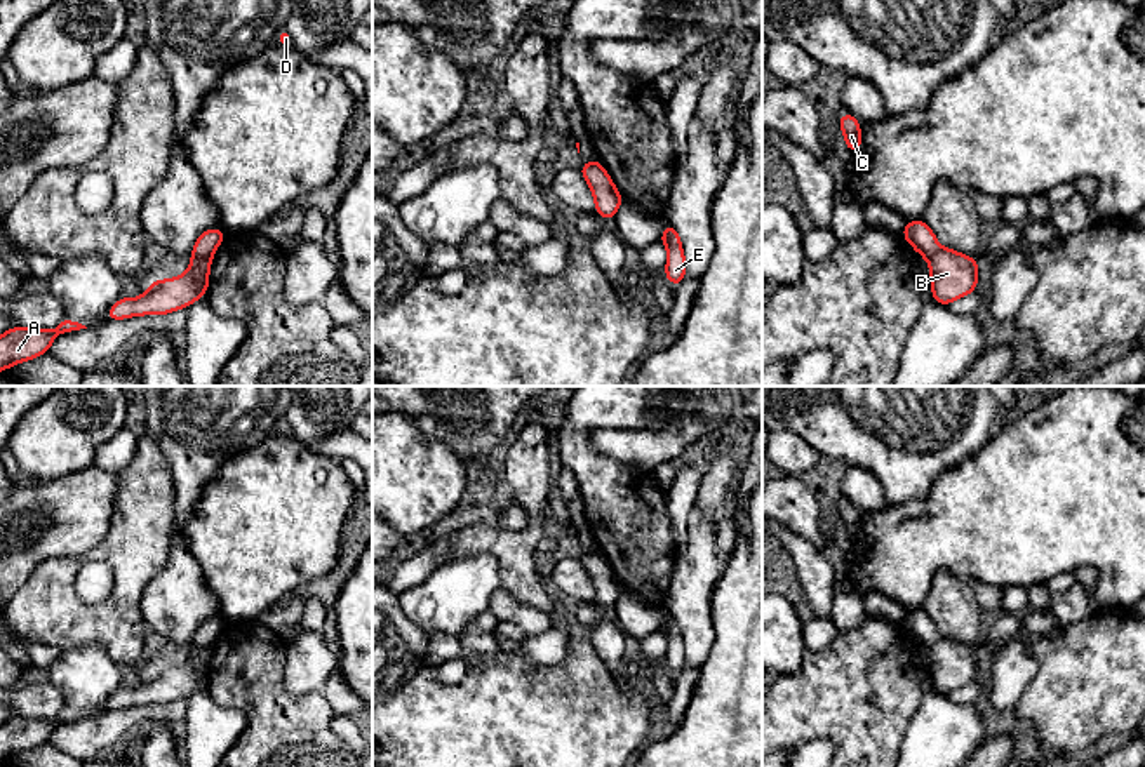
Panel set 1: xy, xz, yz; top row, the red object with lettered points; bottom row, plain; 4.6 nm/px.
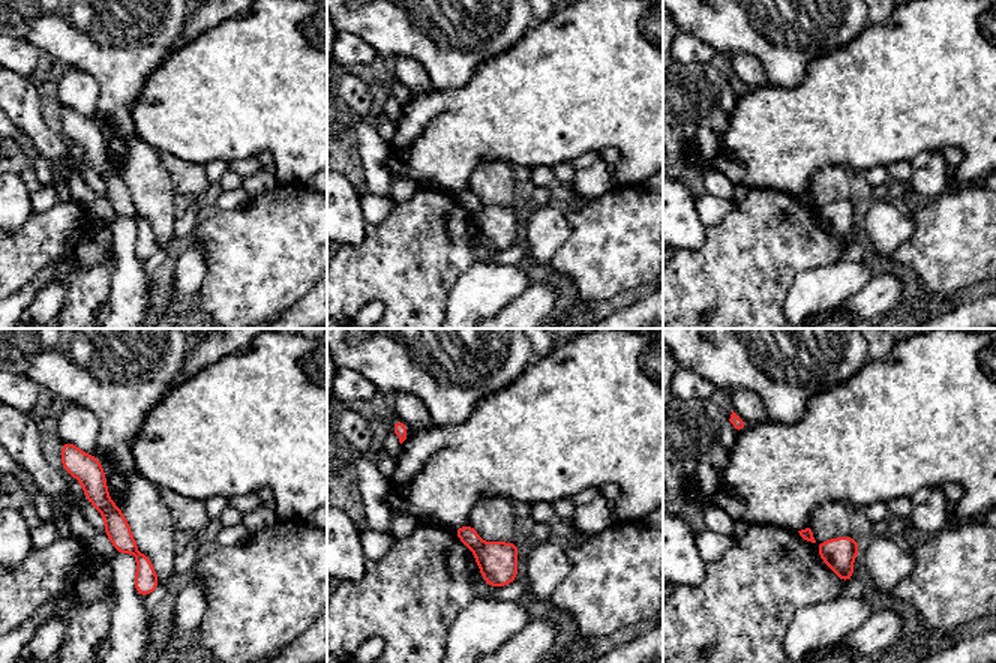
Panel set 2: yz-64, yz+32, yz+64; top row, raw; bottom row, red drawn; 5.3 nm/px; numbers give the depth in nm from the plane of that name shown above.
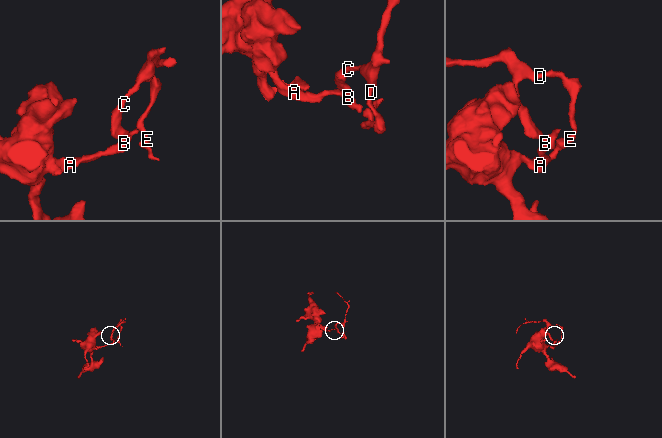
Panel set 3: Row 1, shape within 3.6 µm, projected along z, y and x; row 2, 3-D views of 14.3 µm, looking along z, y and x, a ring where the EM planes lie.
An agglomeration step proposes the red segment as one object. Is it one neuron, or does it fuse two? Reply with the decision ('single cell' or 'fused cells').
fused cells

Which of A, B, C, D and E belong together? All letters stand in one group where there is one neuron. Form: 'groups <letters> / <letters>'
groups A B / C D E

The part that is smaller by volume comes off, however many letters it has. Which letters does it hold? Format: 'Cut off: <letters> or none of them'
Cut off: C, D, E

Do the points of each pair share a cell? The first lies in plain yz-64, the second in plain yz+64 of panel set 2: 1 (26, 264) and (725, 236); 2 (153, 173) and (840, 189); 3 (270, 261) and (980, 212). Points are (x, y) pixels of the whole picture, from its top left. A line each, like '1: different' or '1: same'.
1: same
2: same
3: same

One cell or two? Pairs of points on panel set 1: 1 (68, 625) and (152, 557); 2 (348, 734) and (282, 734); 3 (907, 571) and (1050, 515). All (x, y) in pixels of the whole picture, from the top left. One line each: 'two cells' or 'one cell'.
1: one cell
2: two cells
3: one cell

